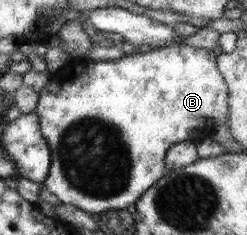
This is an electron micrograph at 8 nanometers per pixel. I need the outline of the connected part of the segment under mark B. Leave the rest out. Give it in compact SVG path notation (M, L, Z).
M173 43L167 47L153 48L147 53L132 53L127 50L127 54L114 60L94 61L91 58L79 58L73 64L62 68L52 75L46 85L38 91L38 101L36 109L39 119L39 126L43 138L49 145L52 157L49 167L49 176L43 185L57 200L63 204L71 204L75 208L87 214L105 214L111 210L125 210L130 205L136 204L137 200L143 196L157 180L165 176L168 171L165 166L165 155L170 146L183 141L196 141L214 134L216 128L222 124L227 125L230 117L228 90L223 75L219 72L216 55L214 51L206 48L197 48L184 43Z

